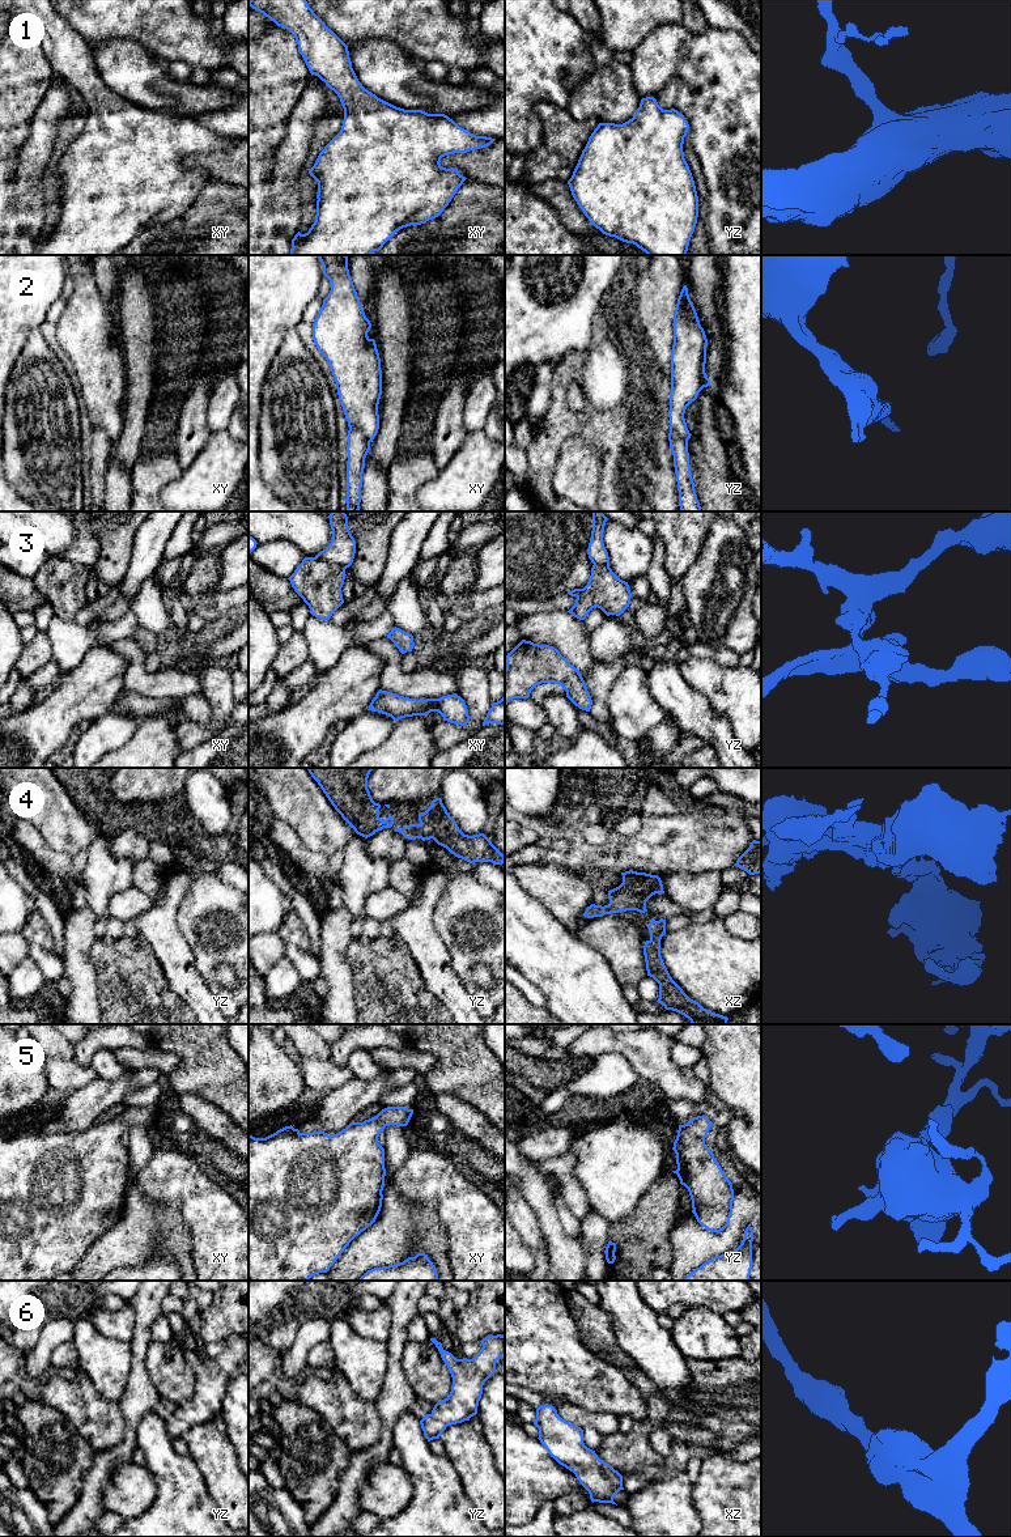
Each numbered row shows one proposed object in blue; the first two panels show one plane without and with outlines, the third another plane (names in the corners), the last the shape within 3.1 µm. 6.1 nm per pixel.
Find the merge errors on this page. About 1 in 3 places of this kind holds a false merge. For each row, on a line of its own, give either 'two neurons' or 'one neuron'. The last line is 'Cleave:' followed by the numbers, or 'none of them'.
1: one neuron
2: two neurons
3: two neurons
4: one neuron
5: one neuron
6: one neuron
Cleave: 2, 3

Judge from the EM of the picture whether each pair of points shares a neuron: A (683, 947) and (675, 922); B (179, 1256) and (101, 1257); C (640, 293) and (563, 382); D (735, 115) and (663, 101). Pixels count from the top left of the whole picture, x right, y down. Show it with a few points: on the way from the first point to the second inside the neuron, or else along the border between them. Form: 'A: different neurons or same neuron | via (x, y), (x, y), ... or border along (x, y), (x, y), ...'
A: different neurons | border along (693, 922), (666, 933)
B: same neuron | via (162, 1243), (157, 1245), (122, 1245)
C: same neuron | via (648, 344), (648, 386), (615, 420), (586, 420)
D: different neurons | border along (676, 79), (678, 96), (672, 107)

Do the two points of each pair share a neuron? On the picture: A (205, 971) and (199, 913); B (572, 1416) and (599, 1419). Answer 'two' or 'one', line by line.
A: one
B: one

